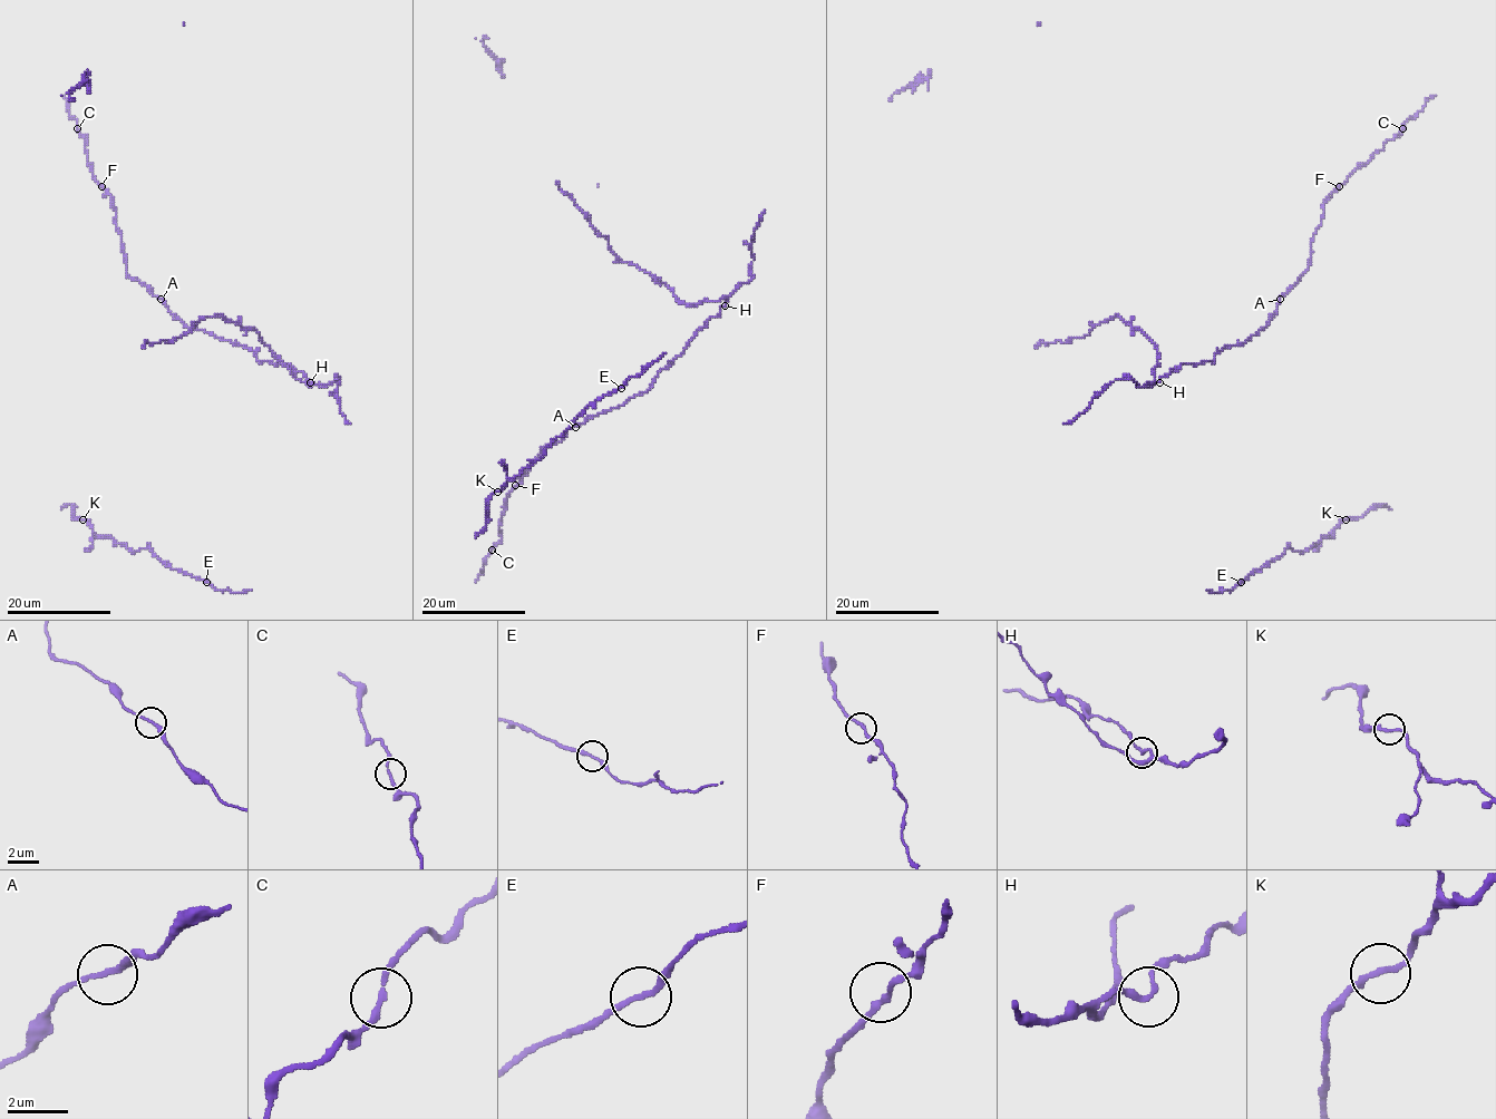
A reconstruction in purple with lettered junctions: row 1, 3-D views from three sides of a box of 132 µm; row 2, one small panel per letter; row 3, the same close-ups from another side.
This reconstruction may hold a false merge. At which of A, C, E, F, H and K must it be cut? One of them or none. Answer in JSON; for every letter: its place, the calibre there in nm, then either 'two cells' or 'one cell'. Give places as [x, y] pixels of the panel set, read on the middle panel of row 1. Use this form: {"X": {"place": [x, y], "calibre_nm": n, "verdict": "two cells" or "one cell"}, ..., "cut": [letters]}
{"A": {"place": [575, 427], "calibre_nm": 180, "verdict": "one cell"}, "C": {"place": [492, 550], "calibre_nm": 190, "verdict": "one cell"}, "E": {"place": [621, 388], "calibre_nm": 190, "verdict": "one cell"}, "F": {"place": [515, 485], "calibre_nm": 200, "verdict": "one cell"}, "H": {"place": [725, 305], "calibre_nm": 190, "verdict": "one cell"}, "K": {"place": [497, 492], "calibre_nm": 190, "verdict": "one cell"}, "cut": []}

